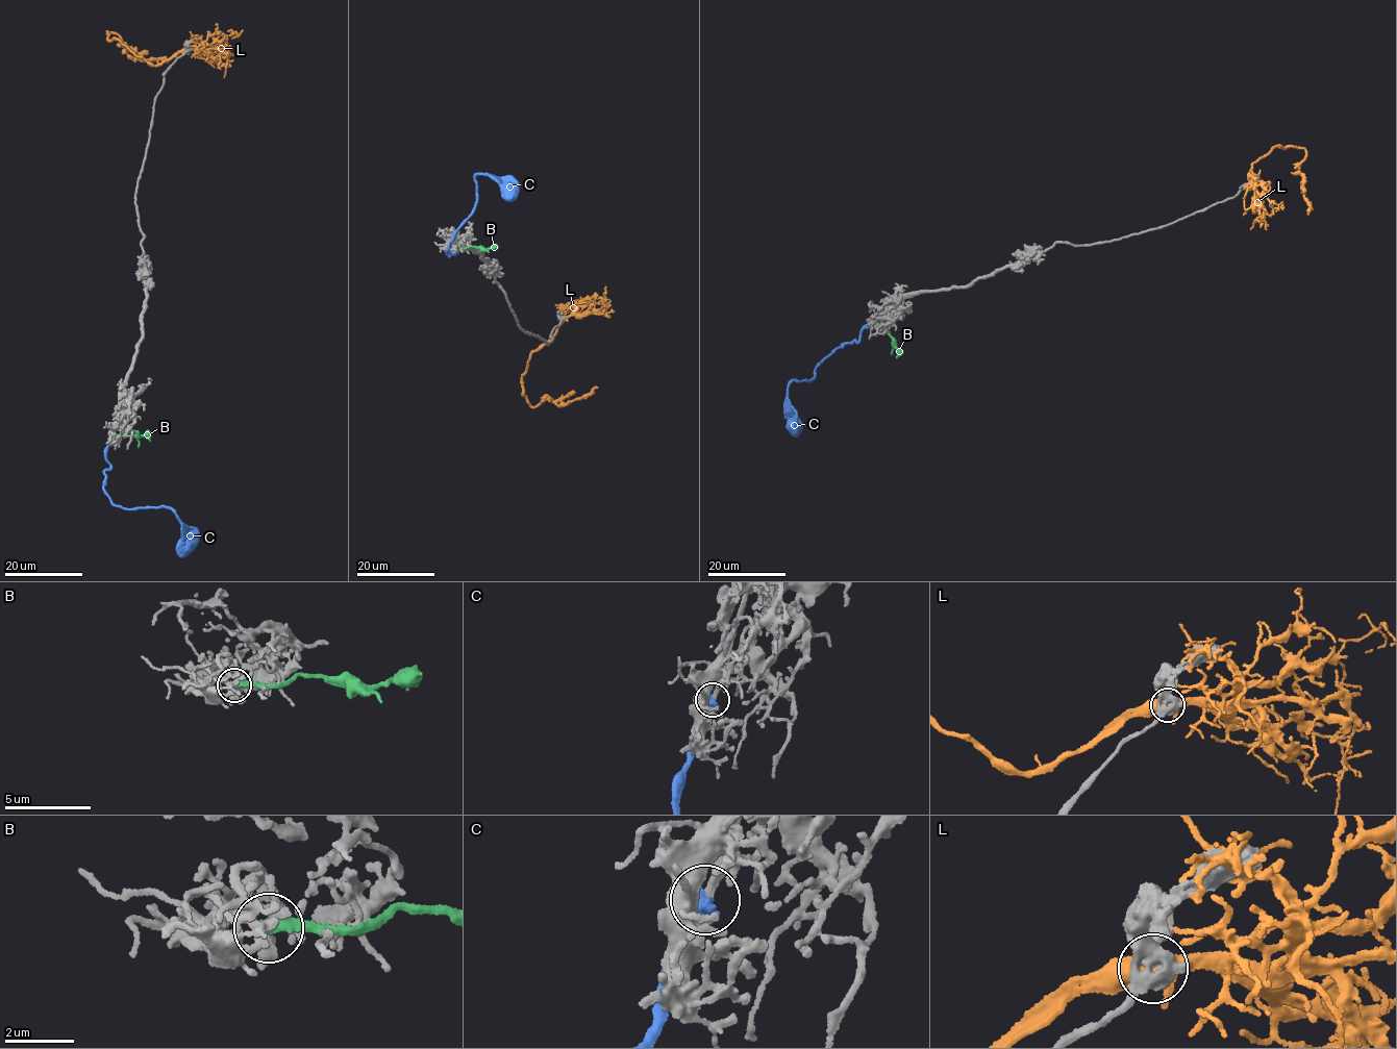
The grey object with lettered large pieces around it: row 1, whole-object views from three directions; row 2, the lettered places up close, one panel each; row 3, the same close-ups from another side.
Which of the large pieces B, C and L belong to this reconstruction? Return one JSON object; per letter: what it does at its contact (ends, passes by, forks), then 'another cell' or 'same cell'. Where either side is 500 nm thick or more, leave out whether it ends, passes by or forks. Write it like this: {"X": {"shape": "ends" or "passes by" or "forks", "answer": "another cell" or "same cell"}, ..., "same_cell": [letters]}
{"B": {"shape": "ends", "answer": "another cell"}, "C": {"answer": "same cell"}, "L": {"answer": "another cell"}, "same_cell": ["C"]}

